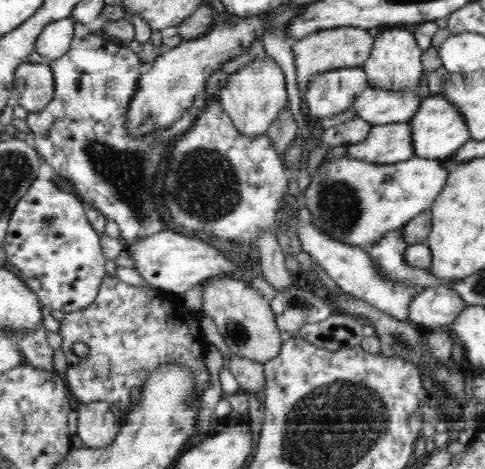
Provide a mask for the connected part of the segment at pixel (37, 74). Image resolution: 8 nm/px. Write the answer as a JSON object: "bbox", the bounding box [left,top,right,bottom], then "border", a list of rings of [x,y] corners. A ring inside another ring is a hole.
{"bbox":[12,62,55,113],"border":[[[23,62],[14,72],[12,90],[20,106],[36,113],[52,100],[55,92],[54,75],[50,65]]]}

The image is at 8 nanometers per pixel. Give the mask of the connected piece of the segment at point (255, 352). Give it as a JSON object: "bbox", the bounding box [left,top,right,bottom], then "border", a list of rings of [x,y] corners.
{"bbox":[201,276,282,363],"border":[[[220,276],[202,282],[201,315],[210,317],[224,338],[229,351],[257,363],[266,363],[279,355],[282,340],[269,301],[262,292],[242,280]]]}

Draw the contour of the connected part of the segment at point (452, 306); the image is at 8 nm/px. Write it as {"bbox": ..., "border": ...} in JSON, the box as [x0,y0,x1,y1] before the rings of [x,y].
{"bbox":[408,286,467,329],"border":[[[447,286],[419,291],[408,306],[408,321],[432,329],[448,329],[467,308],[464,300]]]}

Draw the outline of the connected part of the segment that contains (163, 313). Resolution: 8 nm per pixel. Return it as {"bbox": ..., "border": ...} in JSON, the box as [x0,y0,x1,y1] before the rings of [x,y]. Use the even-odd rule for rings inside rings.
{"bbox":[59,274,210,414],"border":[[[106,274],[93,304],[78,312],[61,315],[59,335],[63,338],[61,348],[67,356],[66,371],[62,375],[68,383],[70,398],[74,404],[100,400],[116,405],[122,414],[128,412],[128,408],[132,406],[132,390],[142,388],[148,380],[148,374],[158,364],[165,364],[166,361],[176,360],[186,364],[195,373],[195,388],[199,394],[210,386],[210,371],[204,363],[204,346],[207,340],[200,328],[200,315],[186,309],[177,293],[163,292],[148,285],[130,286],[118,277]],[[78,342],[88,346],[86,357],[78,357],[74,352],[74,346]]]}

